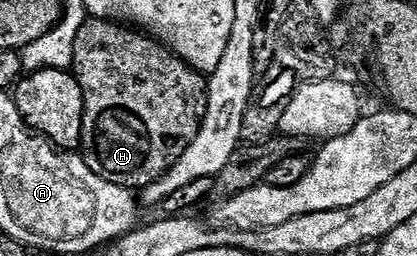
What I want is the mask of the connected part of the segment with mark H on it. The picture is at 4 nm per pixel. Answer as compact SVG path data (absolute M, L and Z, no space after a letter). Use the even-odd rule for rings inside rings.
M87 19L76 34L72 71L84 98L80 152L100 178L121 188L144 190L157 182L196 138L208 106L207 77L149 35L113 20Z

